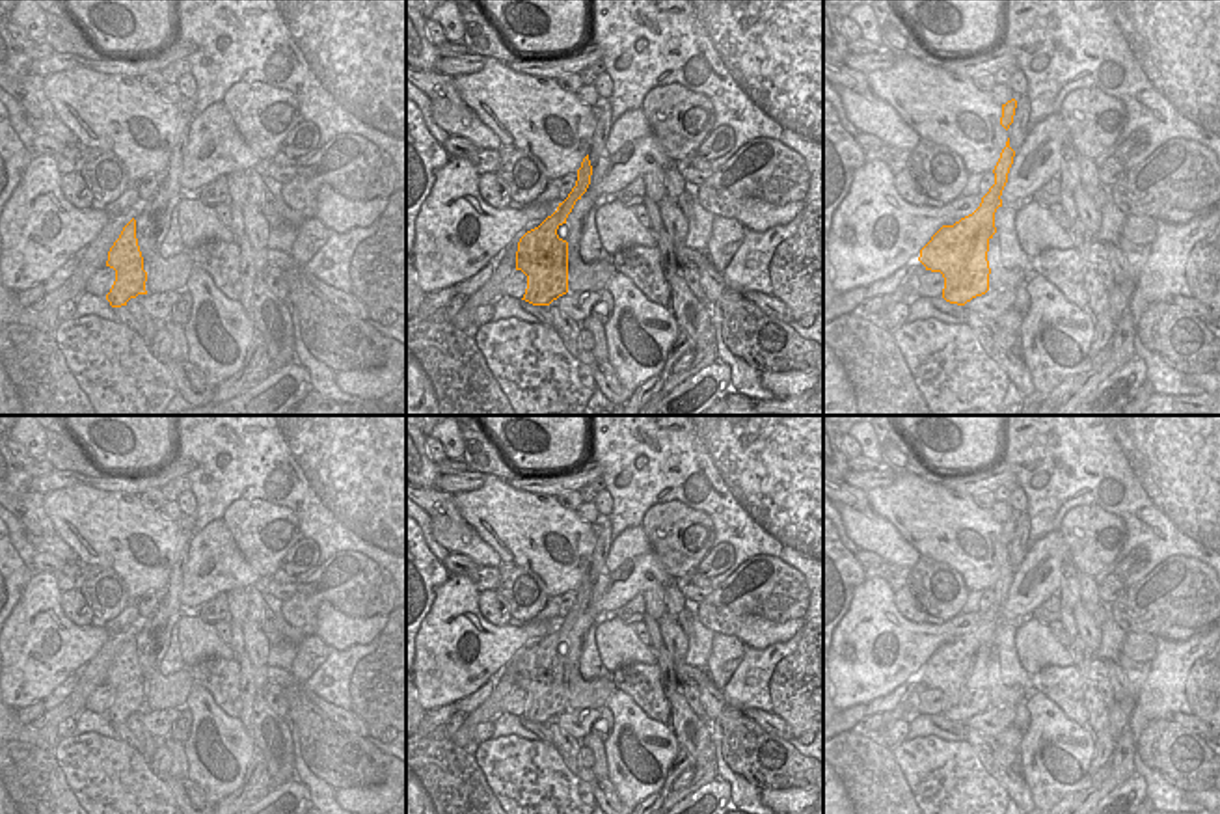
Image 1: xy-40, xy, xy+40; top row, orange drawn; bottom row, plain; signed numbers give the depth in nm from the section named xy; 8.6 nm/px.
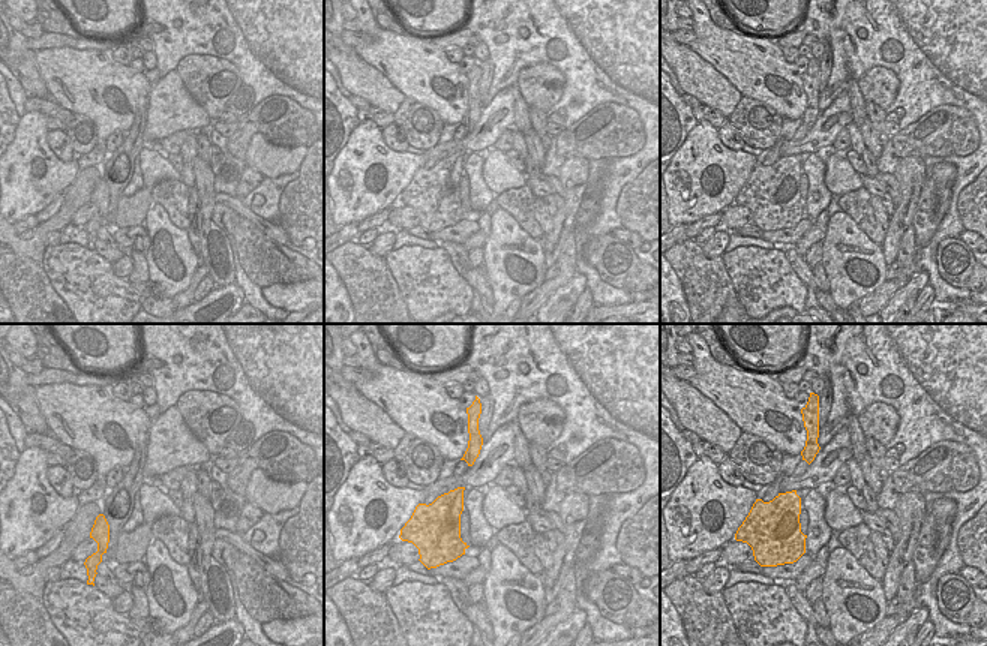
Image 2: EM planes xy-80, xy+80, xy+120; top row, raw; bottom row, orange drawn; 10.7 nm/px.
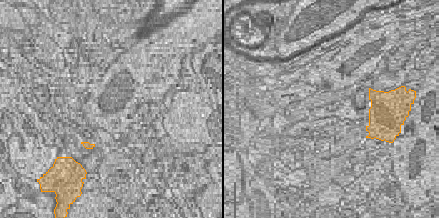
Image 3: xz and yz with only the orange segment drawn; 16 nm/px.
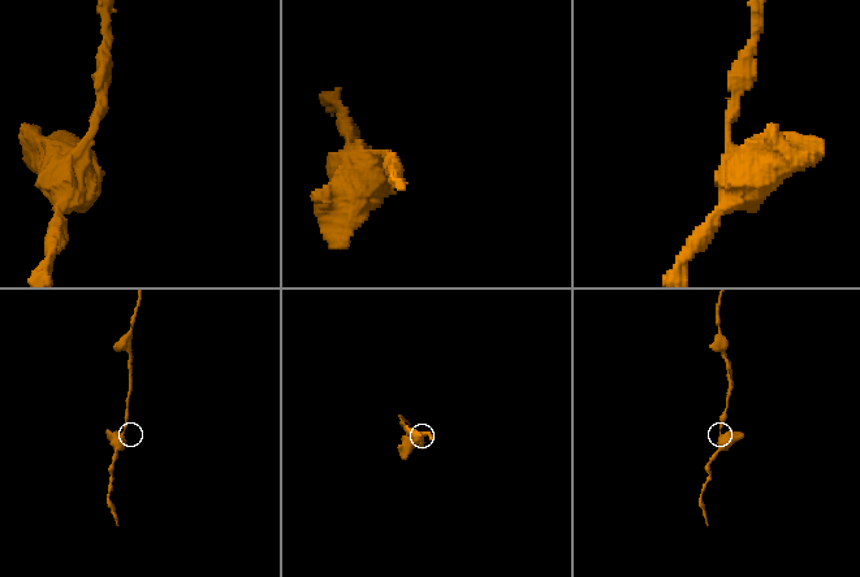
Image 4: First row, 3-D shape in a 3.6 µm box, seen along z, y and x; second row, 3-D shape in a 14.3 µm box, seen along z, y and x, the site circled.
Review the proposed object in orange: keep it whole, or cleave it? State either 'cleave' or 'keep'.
keep

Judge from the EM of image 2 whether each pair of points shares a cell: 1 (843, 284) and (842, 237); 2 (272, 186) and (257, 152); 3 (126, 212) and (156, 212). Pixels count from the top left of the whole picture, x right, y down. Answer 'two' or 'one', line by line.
1: one
2: two
3: two

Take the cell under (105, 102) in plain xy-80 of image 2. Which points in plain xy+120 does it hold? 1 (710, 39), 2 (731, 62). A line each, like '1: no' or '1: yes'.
1: yes
2: yes

